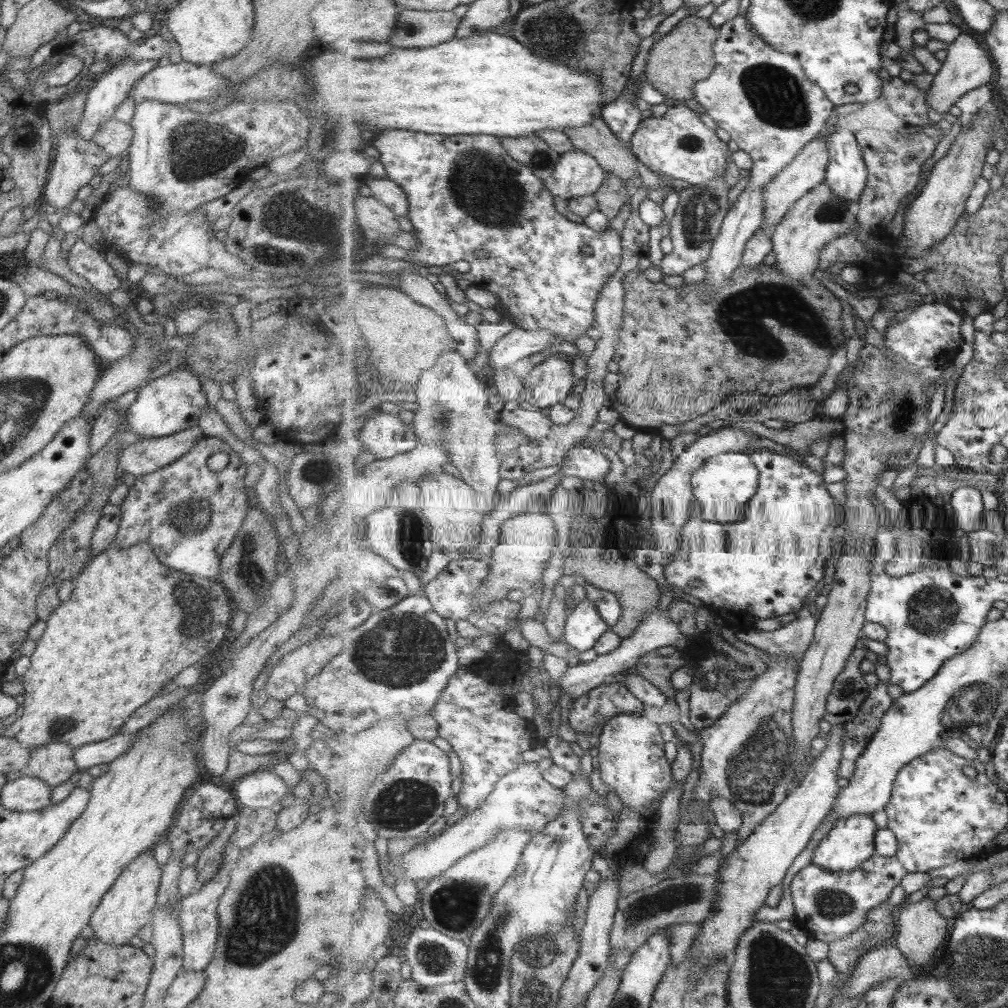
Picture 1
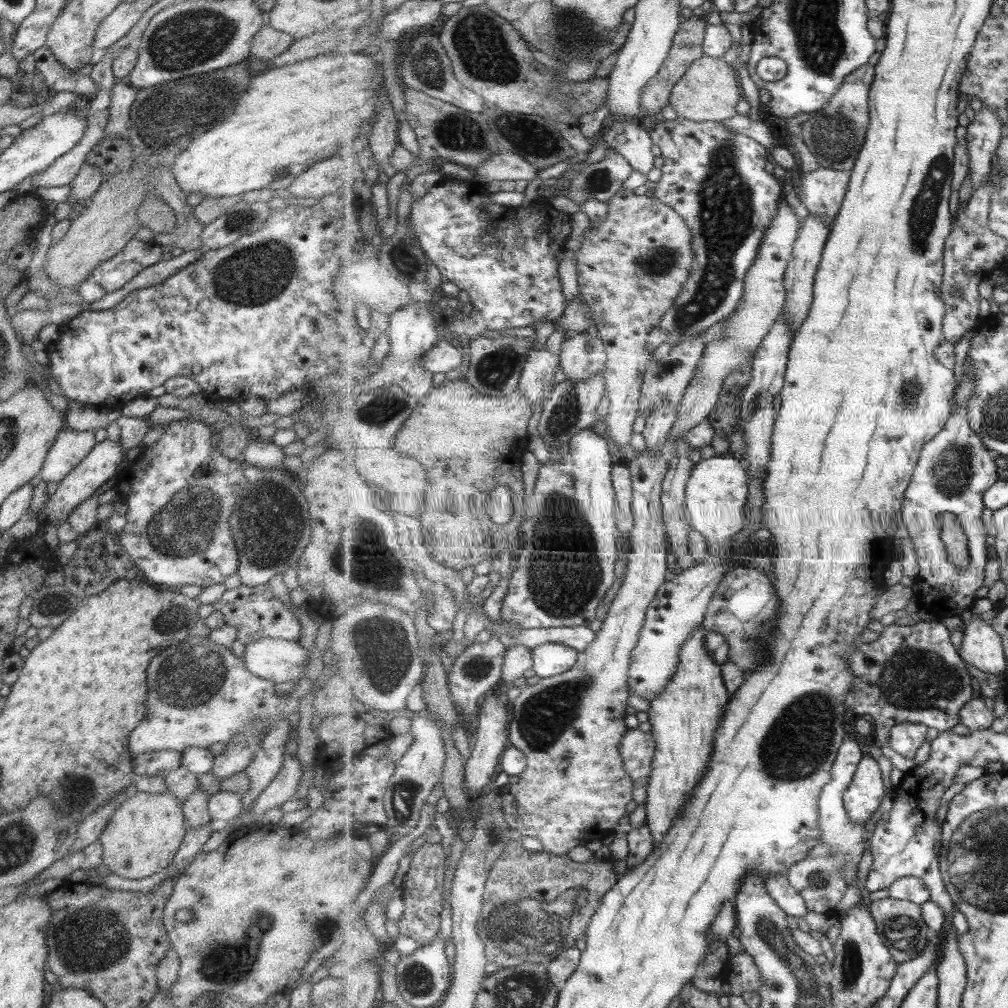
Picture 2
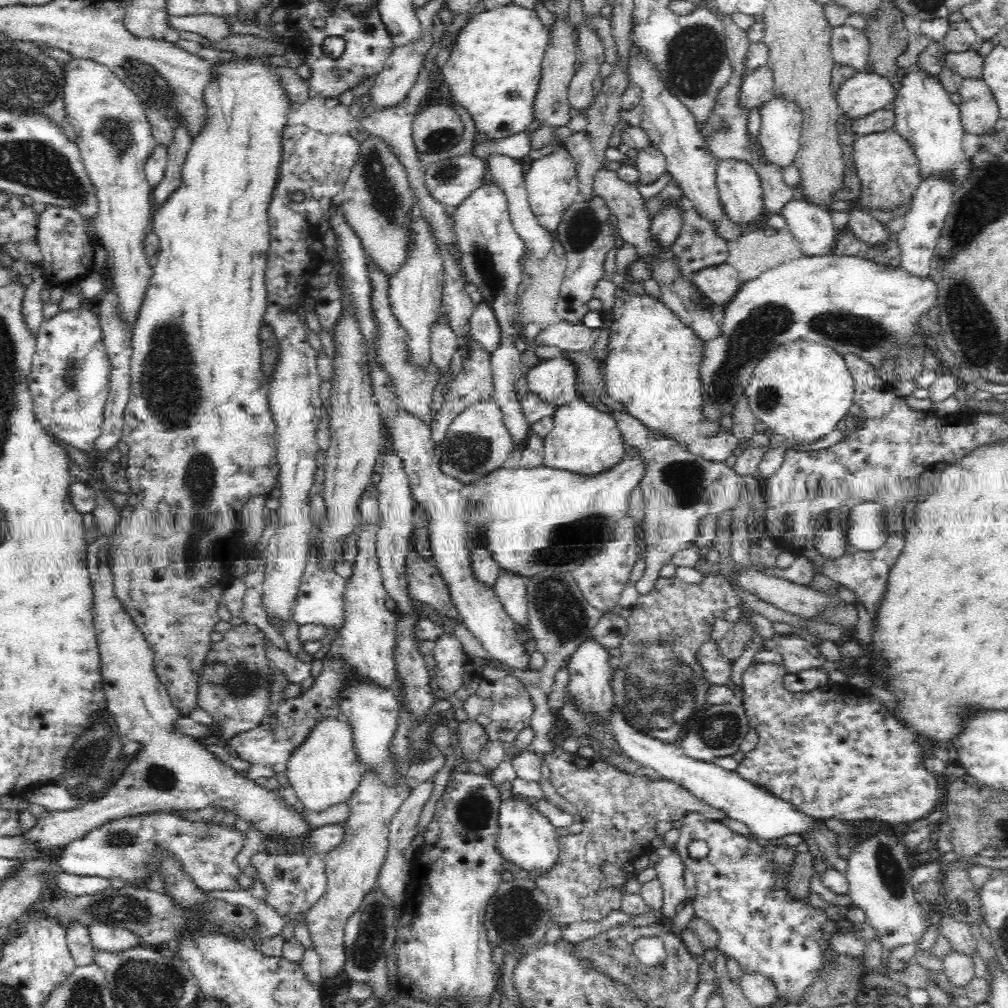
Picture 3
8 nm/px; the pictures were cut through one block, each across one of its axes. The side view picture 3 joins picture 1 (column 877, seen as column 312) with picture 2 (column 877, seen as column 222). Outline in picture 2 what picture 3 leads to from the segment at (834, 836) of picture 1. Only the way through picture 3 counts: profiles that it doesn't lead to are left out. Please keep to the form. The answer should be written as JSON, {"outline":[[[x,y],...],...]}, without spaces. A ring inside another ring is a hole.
{"outline":[[[865,756],[843,795],[850,821],[853,824],[866,824],[872,820],[885,794],[885,784],[877,760]]]}

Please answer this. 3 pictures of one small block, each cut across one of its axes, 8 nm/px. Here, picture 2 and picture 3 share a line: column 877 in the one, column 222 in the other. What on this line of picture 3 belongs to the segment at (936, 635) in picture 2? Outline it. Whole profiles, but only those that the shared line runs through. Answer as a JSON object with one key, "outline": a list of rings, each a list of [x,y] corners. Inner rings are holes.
{"outline":[[[246,623],[229,629],[224,633],[221,641],[214,642],[210,646],[210,654],[204,665],[206,672],[202,672],[202,688],[200,688],[197,706],[213,717],[212,725],[218,728],[214,741],[220,747],[227,747],[228,740],[234,735],[255,729],[265,718],[266,702],[270,691],[268,677],[271,676],[272,663],[267,660],[263,636],[256,626]]]}

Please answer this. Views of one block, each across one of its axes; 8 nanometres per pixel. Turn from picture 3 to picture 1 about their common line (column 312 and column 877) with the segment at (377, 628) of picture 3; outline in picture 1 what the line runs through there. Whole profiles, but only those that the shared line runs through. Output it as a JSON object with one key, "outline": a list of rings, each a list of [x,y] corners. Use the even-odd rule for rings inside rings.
{"outline":[[[879,681],[860,706],[854,719],[845,726],[843,737],[843,760],[838,768],[838,776],[850,779],[857,771],[858,760],[874,738],[881,726],[882,718],[890,710],[894,699],[889,694],[889,683]]]}

